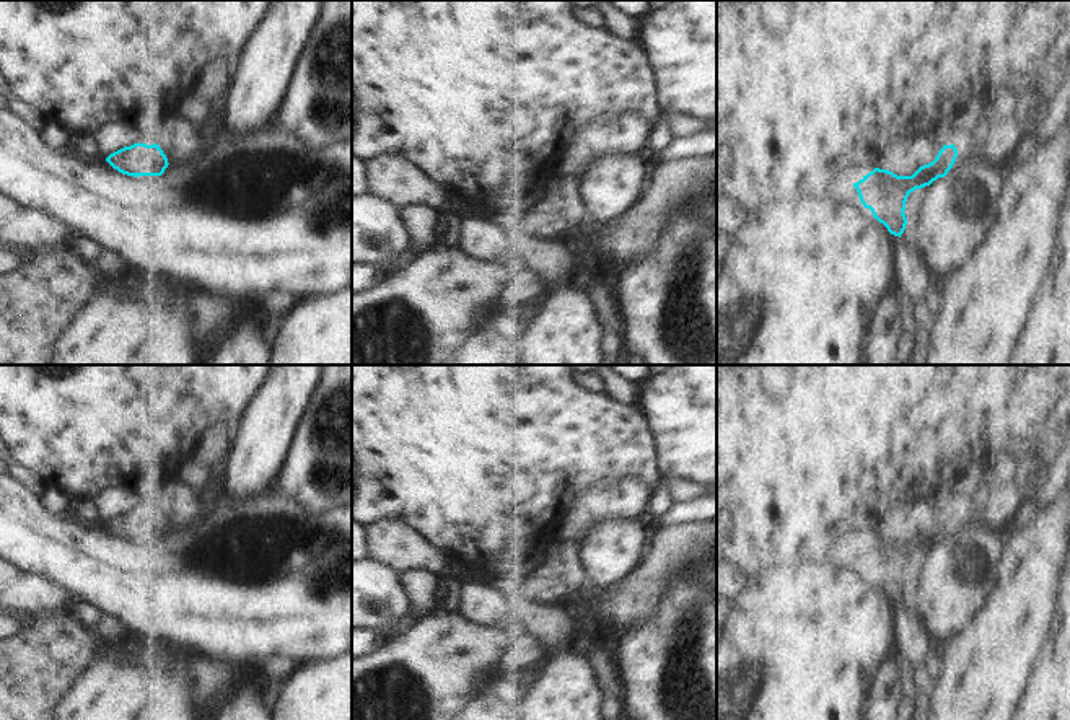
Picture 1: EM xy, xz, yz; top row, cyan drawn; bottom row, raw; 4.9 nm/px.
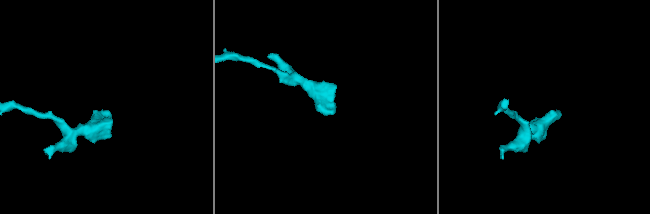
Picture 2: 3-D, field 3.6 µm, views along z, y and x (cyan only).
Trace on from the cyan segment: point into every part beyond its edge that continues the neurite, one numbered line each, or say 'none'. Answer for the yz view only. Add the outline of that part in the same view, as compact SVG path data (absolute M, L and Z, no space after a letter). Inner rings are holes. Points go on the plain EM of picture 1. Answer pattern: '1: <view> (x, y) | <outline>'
1: yz (966, 504) | M971 487L954 497L954 511L958 518L966 521L982 521L985 516L979 505L977 494Z

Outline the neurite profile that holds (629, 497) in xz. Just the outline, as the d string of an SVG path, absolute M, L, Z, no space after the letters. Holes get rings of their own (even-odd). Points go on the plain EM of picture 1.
M635 476L586 487L555 533L555 541L581 544L594 525L612 518L647 520L653 490L647 479Z

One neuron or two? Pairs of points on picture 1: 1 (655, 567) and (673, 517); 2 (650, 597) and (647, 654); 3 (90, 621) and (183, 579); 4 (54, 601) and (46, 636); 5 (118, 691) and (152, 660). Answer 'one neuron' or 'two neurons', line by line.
1: two neurons
2: two neurons
3: two neurons
4: two neurons
5: one neuron

